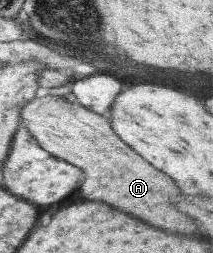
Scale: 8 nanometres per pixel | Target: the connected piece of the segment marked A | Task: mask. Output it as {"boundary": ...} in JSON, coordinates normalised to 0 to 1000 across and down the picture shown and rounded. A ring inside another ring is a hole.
{"boundary":[[[207,372],[197,387],[164,379],[103,415],[94,458],[103,490],[207,593],[394,672],[376,759],[413,791],[488,791],[488,806],[526,806],[526,822],[582,822],[582,838],[657,854],[714,893],[808,901],[808,917],[901,917],[901,901],[920,901],[920,885],[808,806],[845,767],[817,719],[592,577],[526,522],[516,478],[488,451],[432,443],[376,407],[319,403],[286,379]]]}

